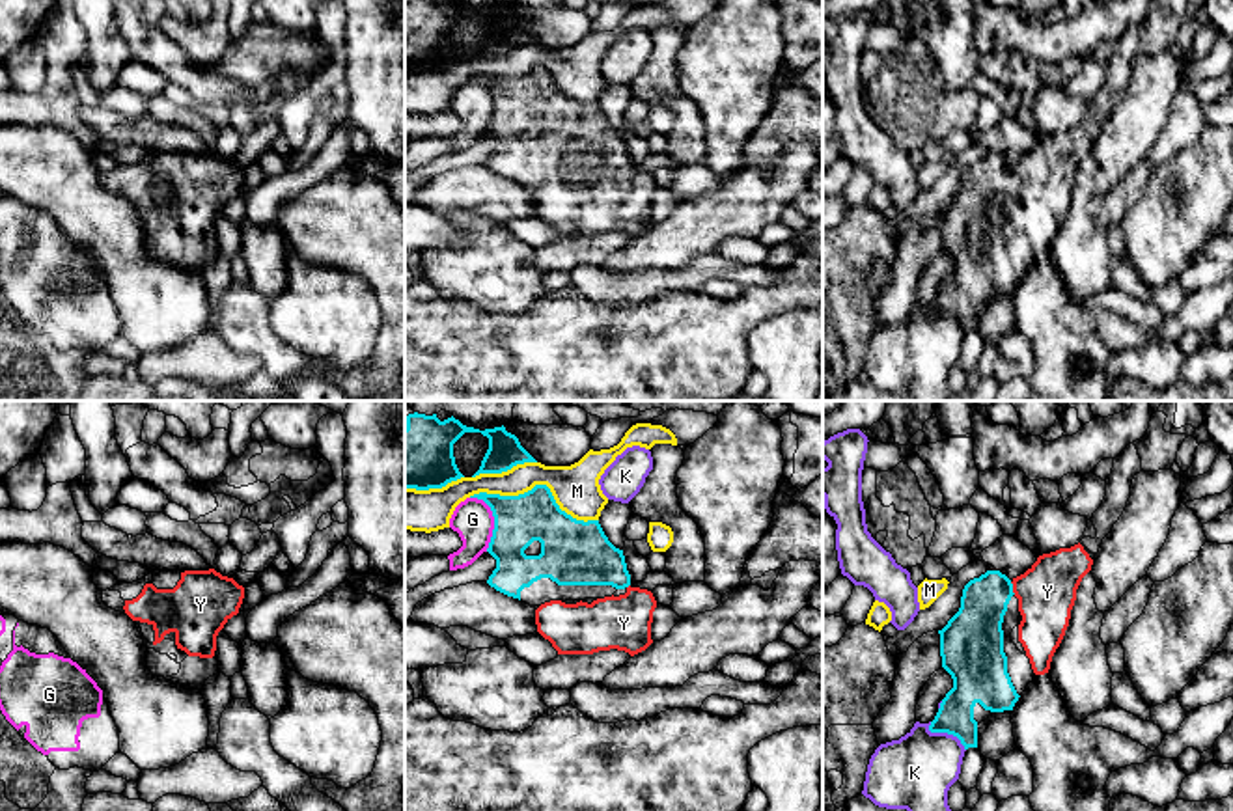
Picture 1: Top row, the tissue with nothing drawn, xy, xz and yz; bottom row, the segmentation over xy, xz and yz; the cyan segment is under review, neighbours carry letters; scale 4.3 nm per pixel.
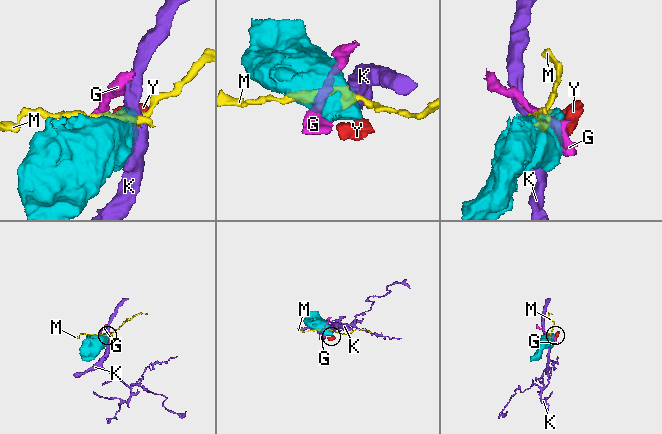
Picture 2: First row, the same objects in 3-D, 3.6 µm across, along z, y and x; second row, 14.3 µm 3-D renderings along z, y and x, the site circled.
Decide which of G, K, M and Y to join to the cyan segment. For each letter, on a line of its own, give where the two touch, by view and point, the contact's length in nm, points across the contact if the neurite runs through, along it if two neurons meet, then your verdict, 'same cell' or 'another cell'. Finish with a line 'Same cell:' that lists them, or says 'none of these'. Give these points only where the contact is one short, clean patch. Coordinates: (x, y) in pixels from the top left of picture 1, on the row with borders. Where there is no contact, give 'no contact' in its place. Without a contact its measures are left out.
G: xz (495, 521) | 260 nm | another cell
K: yz (946, 731) | 200 nm | another cell
M: xz (538, 485) | 550 nm | another cell
Y: yz (1011, 588) | 60 nm | across yz (974, 632), (978, 619), (1011, 588), (1047, 591) | same cell
Same cell: Y

